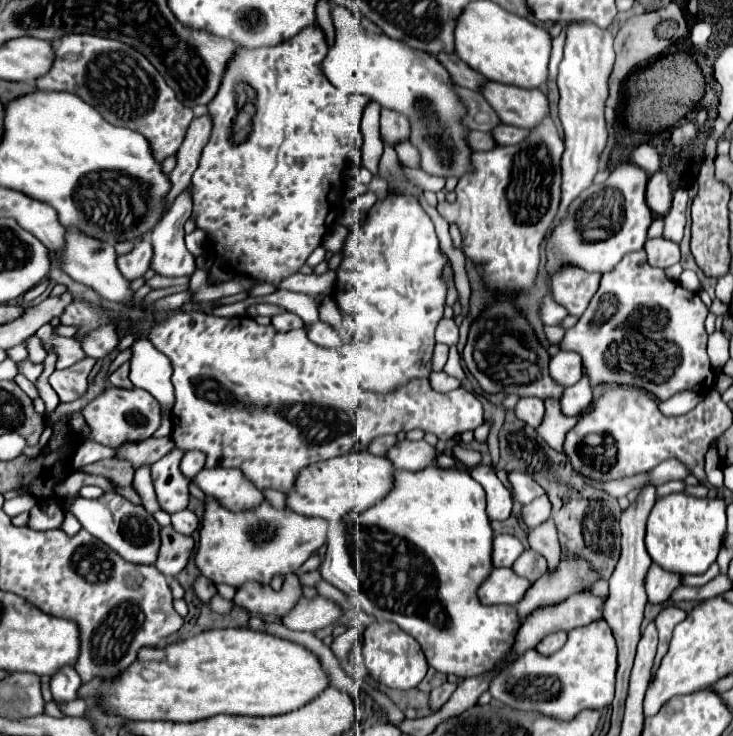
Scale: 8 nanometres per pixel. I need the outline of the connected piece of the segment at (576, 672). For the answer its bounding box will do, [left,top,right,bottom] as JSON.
[489,620,617,720]

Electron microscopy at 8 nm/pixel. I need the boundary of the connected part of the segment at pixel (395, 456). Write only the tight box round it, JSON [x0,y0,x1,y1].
[385,440,437,472]

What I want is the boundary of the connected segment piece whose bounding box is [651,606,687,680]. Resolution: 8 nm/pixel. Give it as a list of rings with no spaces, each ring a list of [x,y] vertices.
[[[667,606],[661,610],[661,614],[655,618],[655,624],[657,624],[657,630],[659,630],[659,646],[657,646],[657,654],[655,654],[655,664],[653,664],[653,670],[651,670],[651,680],[655,678],[655,670],[659,668],[659,662],[661,658],[665,656],[667,652],[667,646],[669,646],[669,640],[671,640],[671,632],[673,628],[685,620],[685,612],[677,606]]]

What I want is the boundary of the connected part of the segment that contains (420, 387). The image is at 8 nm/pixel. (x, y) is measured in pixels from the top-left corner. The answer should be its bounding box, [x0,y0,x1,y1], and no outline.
[149,312,483,492]

